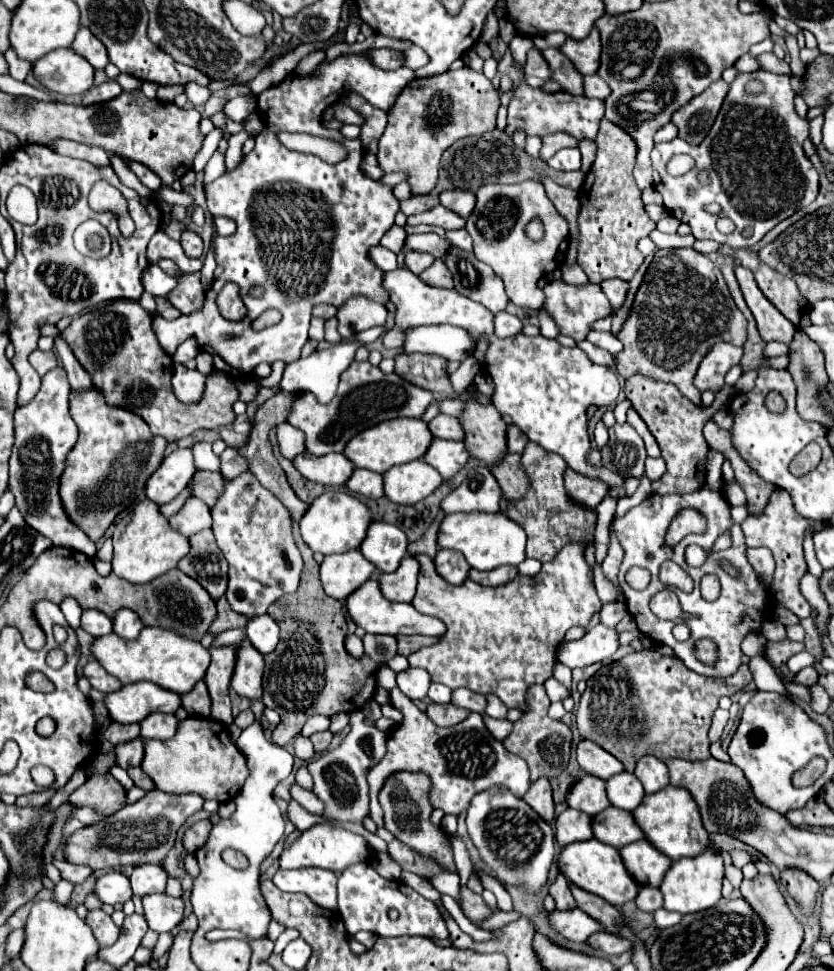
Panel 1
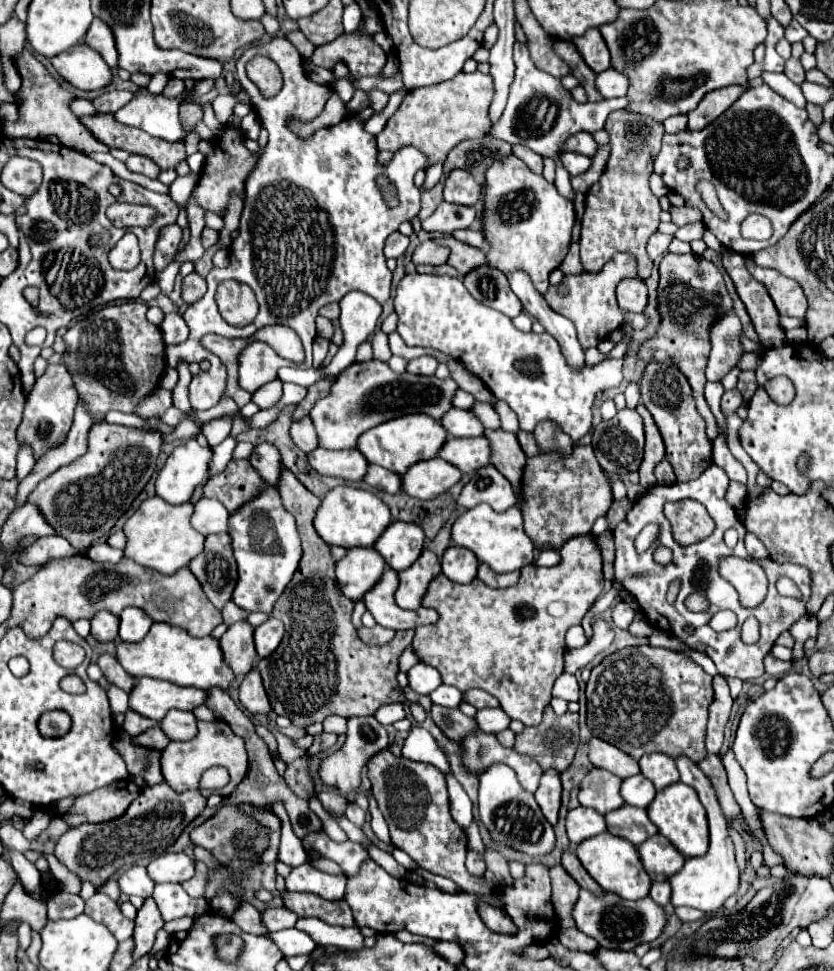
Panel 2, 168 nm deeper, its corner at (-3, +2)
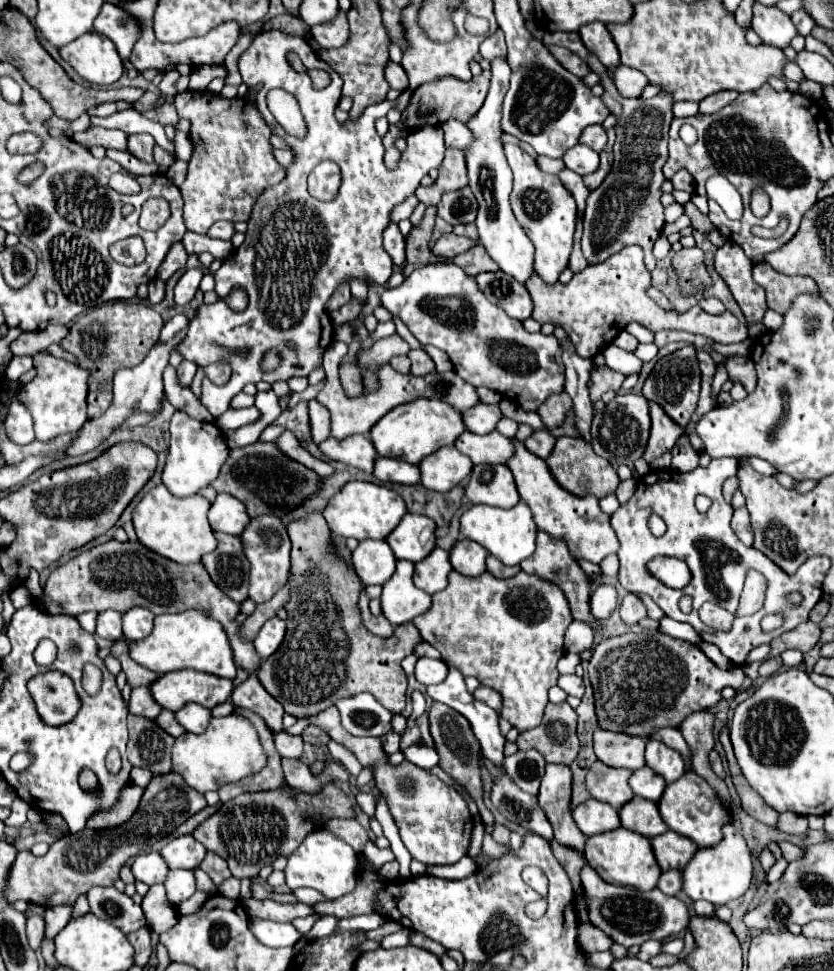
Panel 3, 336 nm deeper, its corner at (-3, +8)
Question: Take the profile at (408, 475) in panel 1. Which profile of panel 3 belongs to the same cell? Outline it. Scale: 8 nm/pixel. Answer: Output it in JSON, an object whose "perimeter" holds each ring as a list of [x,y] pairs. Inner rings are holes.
{"perimeter":[[[444,446],[434,454],[426,456],[422,462],[418,462],[418,470],[420,470],[420,484],[424,488],[436,492],[448,492],[470,474],[472,462],[468,456],[460,454],[454,446]]]}

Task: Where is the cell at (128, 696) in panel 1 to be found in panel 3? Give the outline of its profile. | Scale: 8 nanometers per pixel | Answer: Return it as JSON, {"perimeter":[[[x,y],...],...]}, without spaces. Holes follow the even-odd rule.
{"perimeter":[[[178,670],[156,678],[150,684],[150,692],[164,710],[176,712],[186,702],[214,708],[216,704],[230,700],[232,680],[196,670]]]}

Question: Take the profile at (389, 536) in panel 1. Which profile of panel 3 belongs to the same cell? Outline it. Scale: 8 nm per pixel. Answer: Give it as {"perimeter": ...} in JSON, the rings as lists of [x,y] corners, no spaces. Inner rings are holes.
{"perimeter":[[[406,514],[398,528],[390,532],[386,542],[390,544],[394,556],[398,560],[408,560],[408,562],[418,562],[424,556],[432,552],[434,544],[434,520],[420,516],[420,514]]]}

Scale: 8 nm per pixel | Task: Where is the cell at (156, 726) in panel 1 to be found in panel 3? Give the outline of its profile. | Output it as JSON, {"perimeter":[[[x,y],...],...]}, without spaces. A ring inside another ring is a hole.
{"perimeter":[[[186,704],[186,708],[180,708],[178,712],[174,712],[178,724],[192,734],[202,734],[208,726],[210,720],[210,710],[200,706],[200,704]]]}

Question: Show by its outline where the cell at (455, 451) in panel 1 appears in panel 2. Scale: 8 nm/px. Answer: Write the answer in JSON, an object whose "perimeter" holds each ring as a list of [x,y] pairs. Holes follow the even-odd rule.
{"perimeter":[[[448,438],[442,450],[438,452],[440,458],[454,464],[464,474],[476,472],[490,464],[490,442],[482,438]]]}

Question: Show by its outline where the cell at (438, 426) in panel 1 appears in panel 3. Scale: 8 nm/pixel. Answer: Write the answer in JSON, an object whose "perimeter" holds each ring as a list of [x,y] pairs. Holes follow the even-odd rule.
{"perimeter":[[[476,404],[474,408],[468,408],[462,412],[466,430],[474,434],[488,434],[496,428],[496,422],[502,418],[502,412],[498,404]]]}

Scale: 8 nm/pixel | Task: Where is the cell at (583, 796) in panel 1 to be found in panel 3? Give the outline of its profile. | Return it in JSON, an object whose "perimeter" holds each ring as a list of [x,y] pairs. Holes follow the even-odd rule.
{"perimeter":[[[596,760],[586,774],[586,788],[596,800],[606,800],[606,804],[614,808],[622,808],[628,800],[632,800],[634,792],[628,786],[630,770],[612,768],[604,762]]]}

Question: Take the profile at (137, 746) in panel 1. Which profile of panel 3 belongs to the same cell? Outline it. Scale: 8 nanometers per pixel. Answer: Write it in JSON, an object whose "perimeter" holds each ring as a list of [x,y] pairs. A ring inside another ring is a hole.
{"perimeter":[[[162,710],[160,716],[158,716],[154,722],[156,722],[164,732],[168,732],[168,734],[174,736],[174,738],[178,738],[178,736],[184,734],[184,730],[180,728],[180,724],[174,720],[174,712],[170,712],[170,710]]]}

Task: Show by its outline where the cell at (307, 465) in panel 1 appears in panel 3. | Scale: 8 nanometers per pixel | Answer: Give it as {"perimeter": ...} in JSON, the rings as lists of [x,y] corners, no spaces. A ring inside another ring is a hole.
{"perimeter":[[[350,436],[350,438],[344,438],[344,440],[334,440],[334,438],[328,438],[324,442],[318,444],[320,452],[330,458],[330,460],[336,460],[336,462],[344,462],[348,466],[354,466],[358,470],[364,470],[364,472],[372,472],[374,468],[374,460],[376,460],[376,450],[370,442],[370,438],[366,436]]]}

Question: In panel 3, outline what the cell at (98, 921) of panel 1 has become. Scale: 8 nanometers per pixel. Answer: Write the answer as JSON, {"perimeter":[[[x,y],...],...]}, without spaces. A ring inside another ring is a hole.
{"perimeter":[[[114,886],[92,888],[88,892],[88,902],[90,902],[90,910],[98,918],[114,924],[124,934],[130,934],[130,932],[146,926],[142,908],[138,904],[134,904],[132,898],[118,892]]]}

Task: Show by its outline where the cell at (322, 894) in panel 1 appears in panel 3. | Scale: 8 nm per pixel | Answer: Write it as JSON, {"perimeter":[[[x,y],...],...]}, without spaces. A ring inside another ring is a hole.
{"perimeter":[[[318,828],[310,832],[310,836],[306,836],[304,842],[296,848],[294,856],[288,858],[288,866],[284,872],[286,872],[286,884],[290,886],[290,890],[308,886],[318,890],[324,898],[340,898],[354,890],[358,860],[356,860],[356,852],[344,840],[340,840],[328,830]]]}

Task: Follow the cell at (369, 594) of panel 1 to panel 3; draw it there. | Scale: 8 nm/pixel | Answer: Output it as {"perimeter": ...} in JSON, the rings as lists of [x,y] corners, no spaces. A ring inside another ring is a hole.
{"perimeter":[[[398,560],[394,574],[382,586],[382,614],[394,626],[410,622],[414,616],[424,614],[430,608],[430,596],[412,584],[412,574],[414,564]]]}

